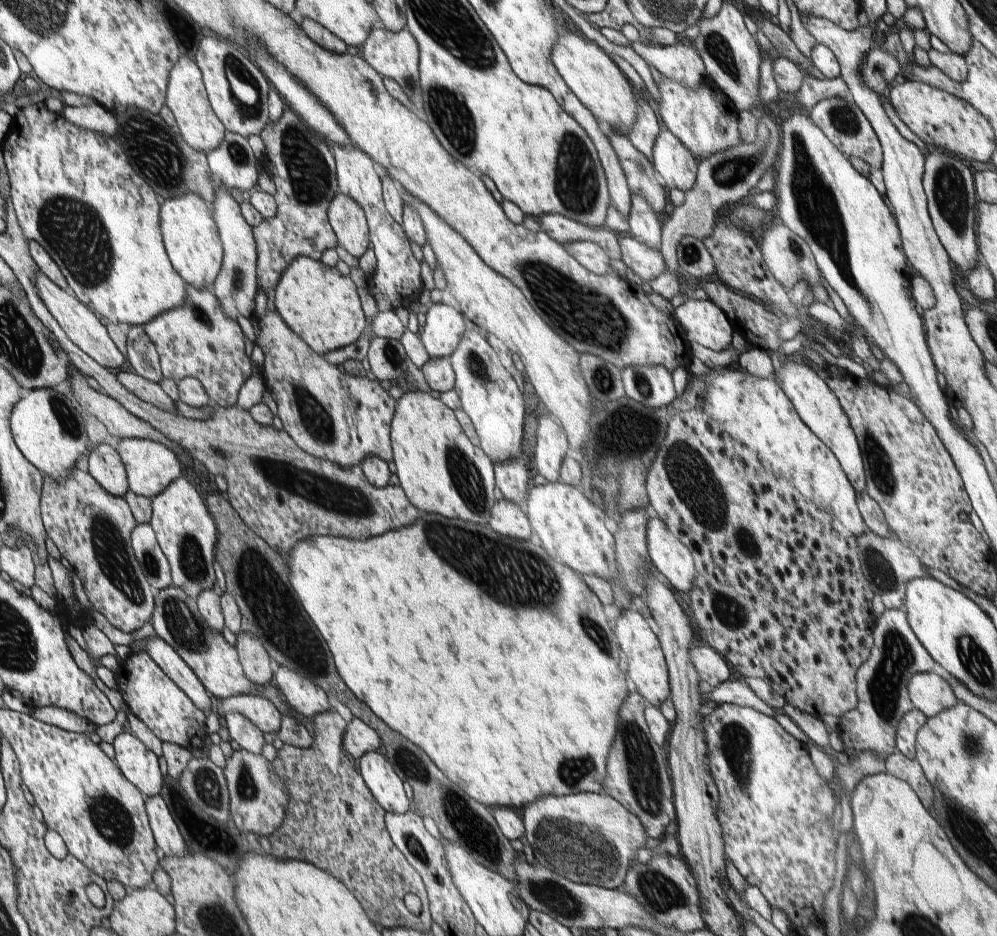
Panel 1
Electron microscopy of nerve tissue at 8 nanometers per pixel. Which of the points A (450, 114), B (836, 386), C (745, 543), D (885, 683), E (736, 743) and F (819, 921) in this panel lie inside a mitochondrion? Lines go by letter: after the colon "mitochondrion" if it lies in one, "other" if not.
A: mitochondrion
B: other
C: other
D: mitochondrion
E: mitochondrion
F: other

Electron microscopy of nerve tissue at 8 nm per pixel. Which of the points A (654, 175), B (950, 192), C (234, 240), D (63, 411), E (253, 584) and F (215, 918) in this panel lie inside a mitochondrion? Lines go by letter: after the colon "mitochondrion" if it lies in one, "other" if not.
A: other
B: mitochondrion
C: other
D: mitochondrion
E: mitochondrion
F: mitochondrion

